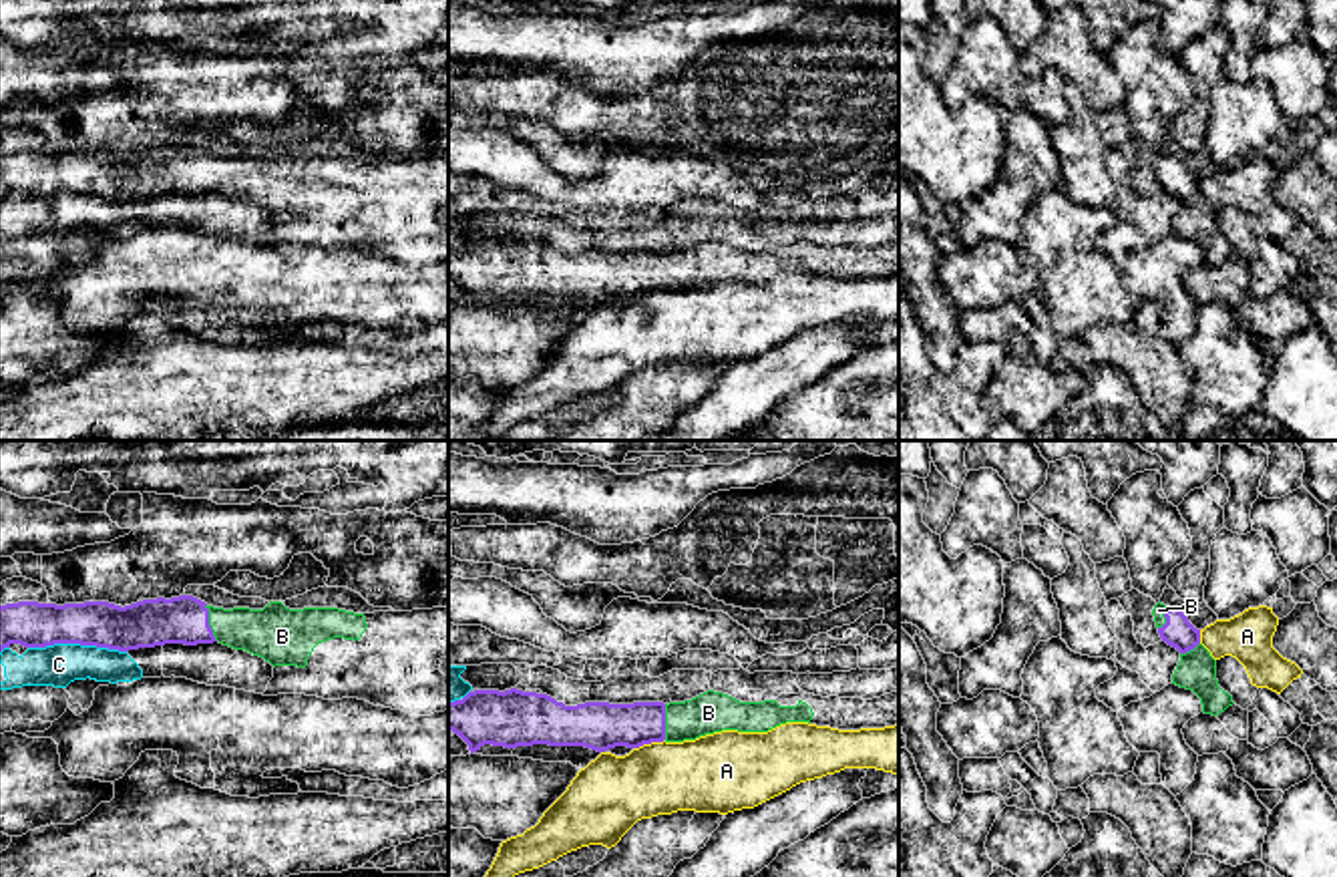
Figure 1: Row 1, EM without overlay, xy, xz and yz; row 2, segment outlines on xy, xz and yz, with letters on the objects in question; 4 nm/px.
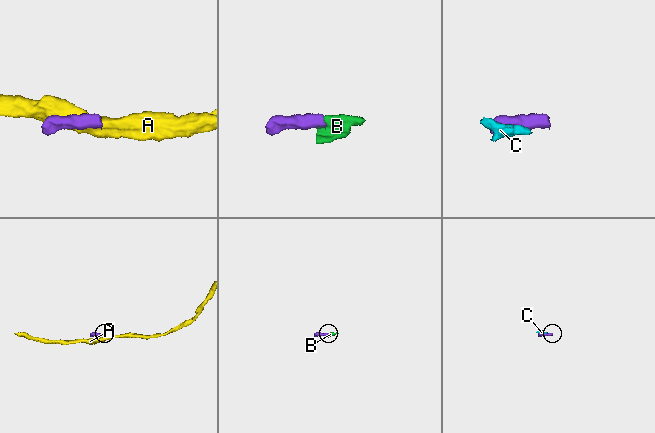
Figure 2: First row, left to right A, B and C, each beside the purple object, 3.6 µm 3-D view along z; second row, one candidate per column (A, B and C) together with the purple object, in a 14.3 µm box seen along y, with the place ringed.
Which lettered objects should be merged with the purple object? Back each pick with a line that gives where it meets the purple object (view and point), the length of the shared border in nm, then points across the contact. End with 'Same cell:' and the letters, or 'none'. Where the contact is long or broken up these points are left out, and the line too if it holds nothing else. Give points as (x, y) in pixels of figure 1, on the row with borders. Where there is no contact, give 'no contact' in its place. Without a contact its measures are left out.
B: meets purple in xy at (208, 622); contact 160 nm long; runs through xy (179, 620), (208, 622), (268, 632)
Same cell: B

